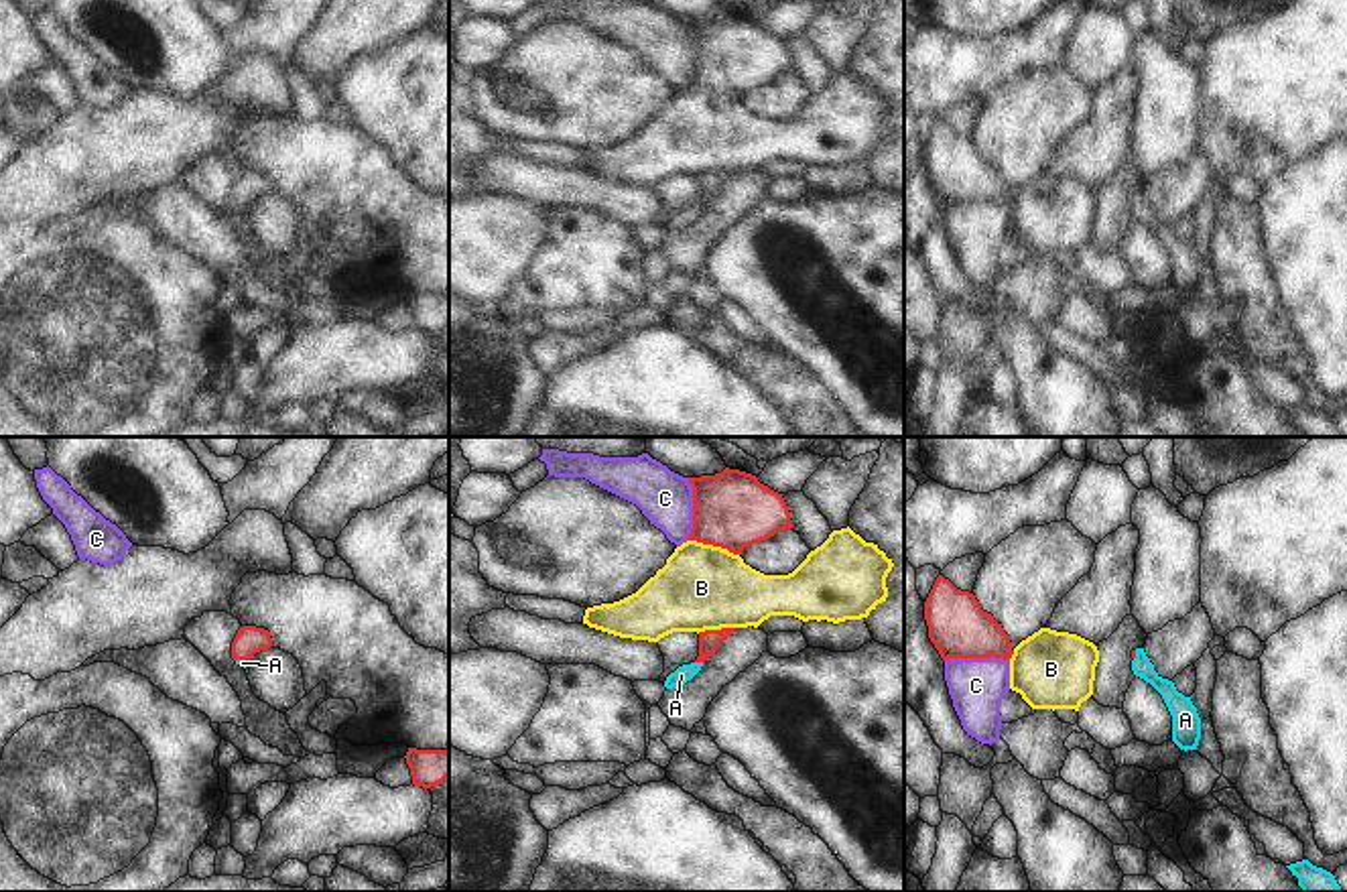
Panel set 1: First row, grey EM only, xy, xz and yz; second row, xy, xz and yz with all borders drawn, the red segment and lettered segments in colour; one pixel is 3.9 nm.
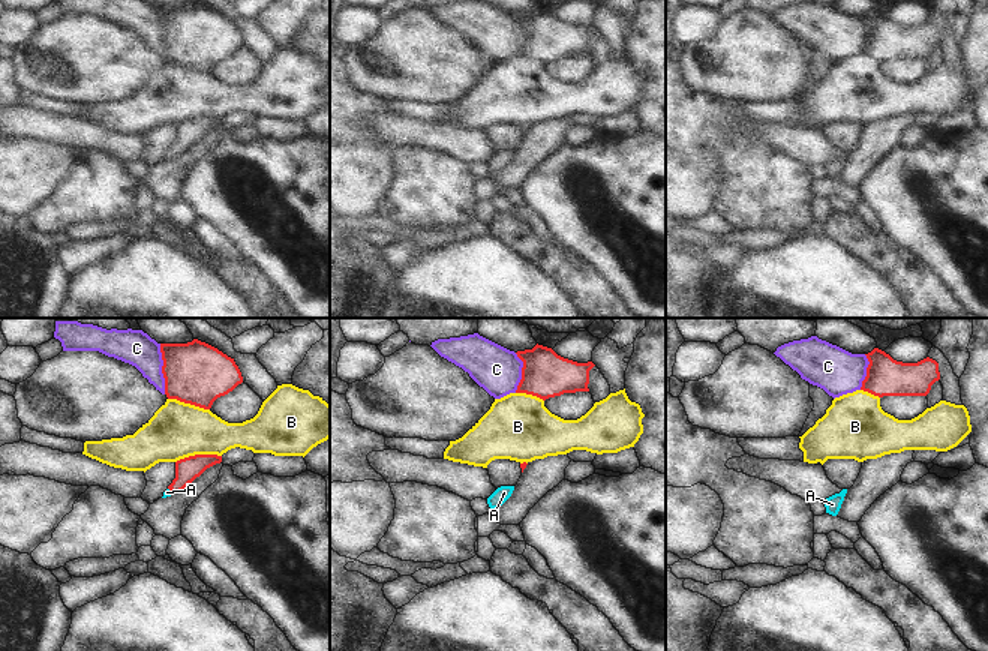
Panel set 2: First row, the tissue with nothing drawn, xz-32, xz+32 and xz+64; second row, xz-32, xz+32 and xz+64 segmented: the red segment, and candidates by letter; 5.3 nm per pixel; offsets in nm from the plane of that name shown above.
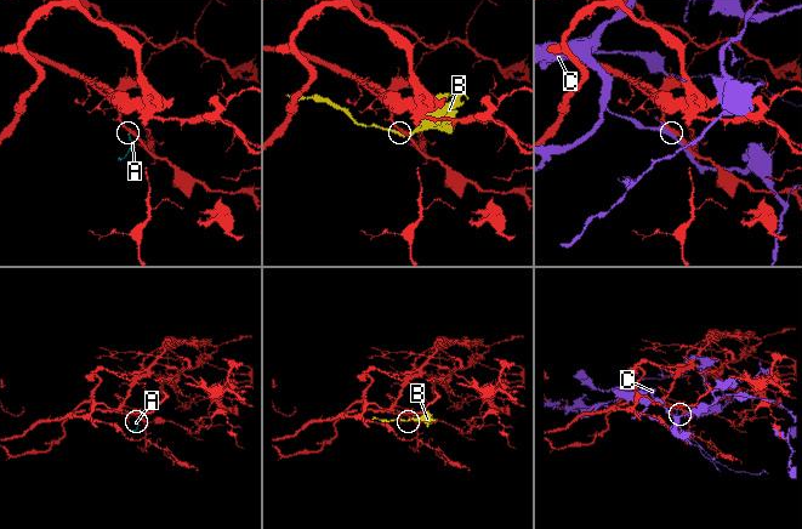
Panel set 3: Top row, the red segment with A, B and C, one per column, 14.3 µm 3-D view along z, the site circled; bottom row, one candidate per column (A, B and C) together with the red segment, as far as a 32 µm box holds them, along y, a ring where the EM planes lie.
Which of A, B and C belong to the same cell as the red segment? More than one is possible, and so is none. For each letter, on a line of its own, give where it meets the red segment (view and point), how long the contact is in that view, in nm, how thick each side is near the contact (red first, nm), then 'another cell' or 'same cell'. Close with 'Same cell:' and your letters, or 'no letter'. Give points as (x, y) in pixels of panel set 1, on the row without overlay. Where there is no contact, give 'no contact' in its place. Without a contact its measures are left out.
A: meets red in xz at (699, 206); contact 30 nm long; 90 nm thick on the red side, 70 nm on the other; same cell
B: meets red in xz at (714, 90); contact 220 nm long; 300 nm thick on the red side, 340 nm on the other; another cell
C: meets red in yz at (976, 202); contact 260 nm long; 240 nm thick on the red side, 220 nm on the other; another cell
Same cell: A

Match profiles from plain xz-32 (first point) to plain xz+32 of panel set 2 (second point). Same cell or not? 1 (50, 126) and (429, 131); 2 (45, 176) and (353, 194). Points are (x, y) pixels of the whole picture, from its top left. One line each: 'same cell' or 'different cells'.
1: same cell
2: same cell

